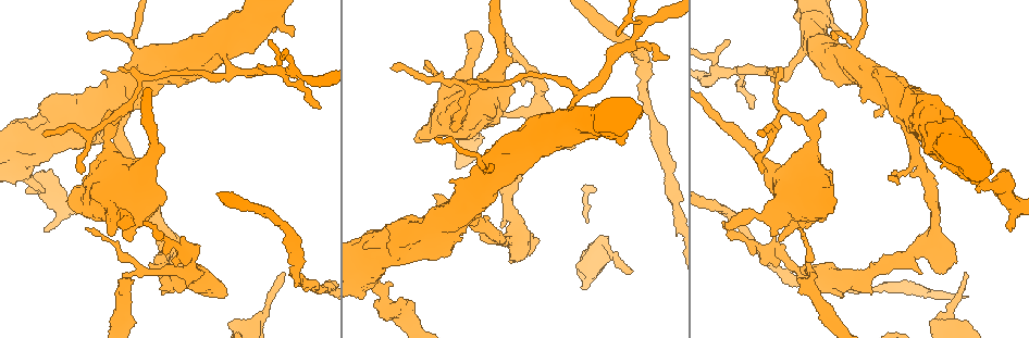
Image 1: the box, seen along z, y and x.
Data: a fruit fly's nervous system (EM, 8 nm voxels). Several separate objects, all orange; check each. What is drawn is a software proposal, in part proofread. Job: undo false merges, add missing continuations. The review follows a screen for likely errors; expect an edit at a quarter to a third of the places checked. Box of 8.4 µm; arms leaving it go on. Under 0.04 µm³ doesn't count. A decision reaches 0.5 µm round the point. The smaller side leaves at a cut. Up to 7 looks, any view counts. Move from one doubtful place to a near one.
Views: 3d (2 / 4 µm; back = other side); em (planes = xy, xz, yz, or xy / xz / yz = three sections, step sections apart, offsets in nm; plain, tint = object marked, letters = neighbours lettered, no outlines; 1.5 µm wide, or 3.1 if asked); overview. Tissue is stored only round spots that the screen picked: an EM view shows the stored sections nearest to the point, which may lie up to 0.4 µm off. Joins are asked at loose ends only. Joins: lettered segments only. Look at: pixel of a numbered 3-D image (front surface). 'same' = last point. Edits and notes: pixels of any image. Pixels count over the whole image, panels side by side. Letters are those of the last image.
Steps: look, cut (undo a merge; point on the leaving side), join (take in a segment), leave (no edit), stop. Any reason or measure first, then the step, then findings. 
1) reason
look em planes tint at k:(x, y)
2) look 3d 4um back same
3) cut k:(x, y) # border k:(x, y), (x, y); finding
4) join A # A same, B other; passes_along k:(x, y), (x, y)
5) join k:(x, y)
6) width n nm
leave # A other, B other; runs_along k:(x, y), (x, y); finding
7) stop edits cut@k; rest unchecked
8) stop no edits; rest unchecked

thin end
look 3d 4um at 1:(752, 109)

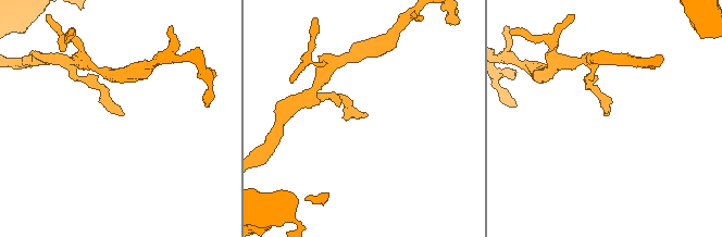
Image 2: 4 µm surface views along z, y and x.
shape alone is not enough
look em planes letters at 2:(604, 113)

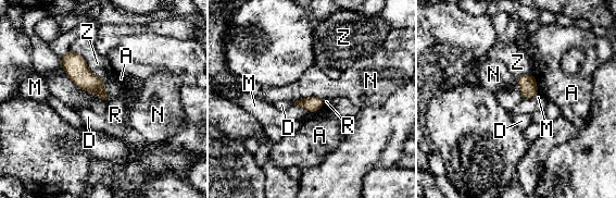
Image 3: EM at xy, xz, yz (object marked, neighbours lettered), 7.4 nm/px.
leave # A other, D other, M other, N other, R other, Z other; border 3:(61, 65), (80, 89), (110, 100); no lettered segment goes on from it

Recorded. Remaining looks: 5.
look 3d 4um at 1:(874, 289)

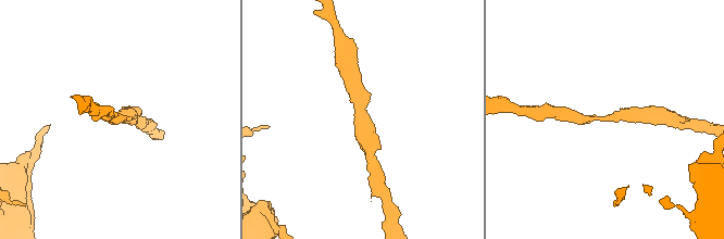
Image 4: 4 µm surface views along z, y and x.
arm_widths 180, 240 nm
look em yz step 4 tint at 4:(360, 113)

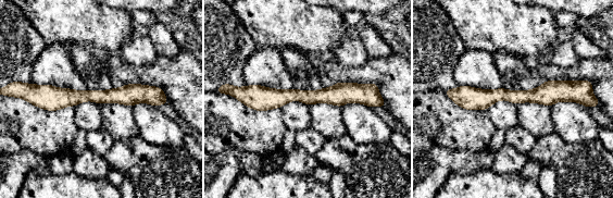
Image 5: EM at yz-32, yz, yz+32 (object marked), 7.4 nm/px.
another direction
look em planes letters same

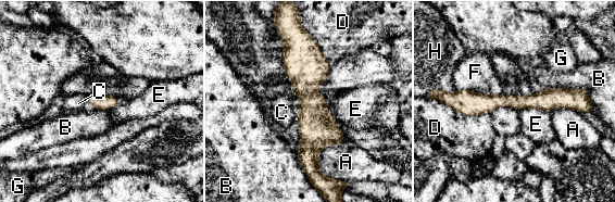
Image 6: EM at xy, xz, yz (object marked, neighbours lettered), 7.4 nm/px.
leave # A other, B other, C other, D other, E other, F other, G other, H other; runs_along 6:(303, 39), (314, 169); one cell here

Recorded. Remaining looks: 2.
free end
look 3d 2um at 1:(966, 275)

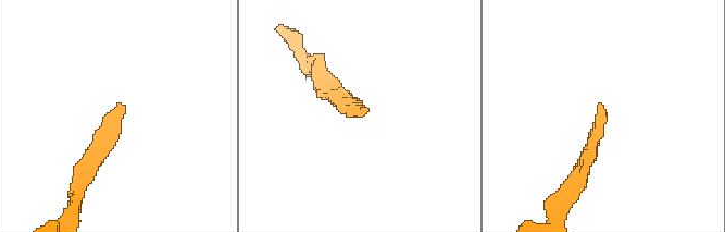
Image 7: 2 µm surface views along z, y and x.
shape alone is not enough
look em xy step 8 letters at 7:(125, 106)

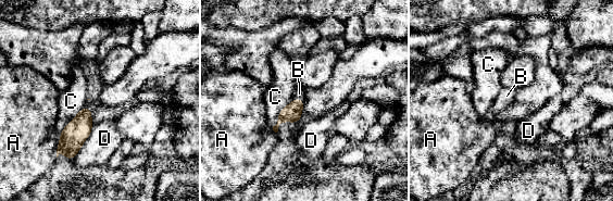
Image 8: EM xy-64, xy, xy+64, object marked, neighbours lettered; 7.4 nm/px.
join B # A other, B same, C other, D other; it goes on there

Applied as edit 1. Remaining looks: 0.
stop edits join@8; rest unchecked

